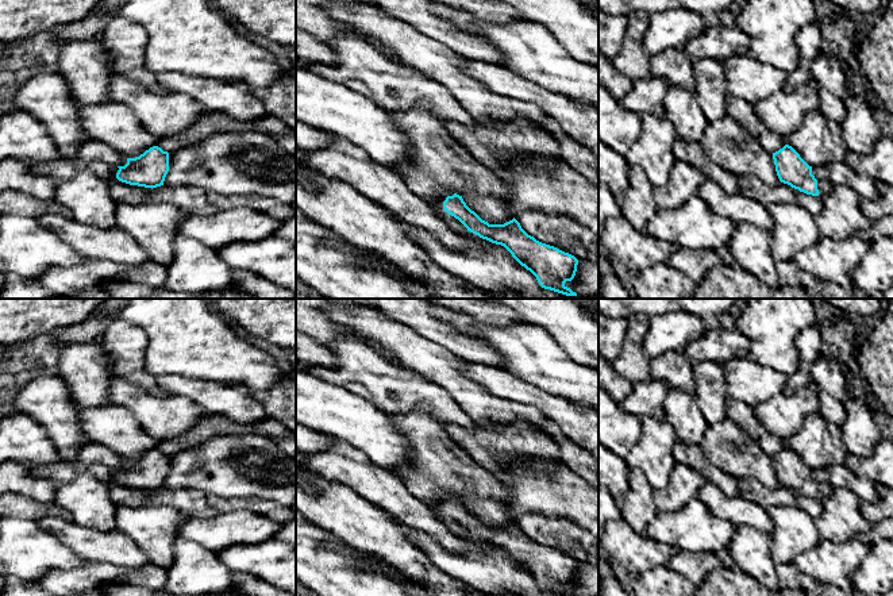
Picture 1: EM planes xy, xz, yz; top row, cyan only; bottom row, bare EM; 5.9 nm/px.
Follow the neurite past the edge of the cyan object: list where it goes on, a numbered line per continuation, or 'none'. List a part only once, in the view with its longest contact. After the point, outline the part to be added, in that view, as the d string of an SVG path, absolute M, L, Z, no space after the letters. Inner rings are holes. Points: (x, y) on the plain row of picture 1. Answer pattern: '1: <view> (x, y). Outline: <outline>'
none

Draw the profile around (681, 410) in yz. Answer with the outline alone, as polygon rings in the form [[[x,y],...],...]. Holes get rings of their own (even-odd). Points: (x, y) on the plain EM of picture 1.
[[[669,388],[663,400],[665,420],[673,427],[678,442],[698,445],[709,427],[693,393]]]

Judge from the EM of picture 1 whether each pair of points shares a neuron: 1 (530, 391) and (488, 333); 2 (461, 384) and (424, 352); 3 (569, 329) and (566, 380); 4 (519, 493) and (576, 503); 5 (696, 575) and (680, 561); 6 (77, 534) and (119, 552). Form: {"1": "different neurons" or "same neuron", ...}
{"1": "different neurons", "2": "same neuron", "3": "different neurons", "4": "same neuron", "5": "same neuron", "6": "same neuron"}

